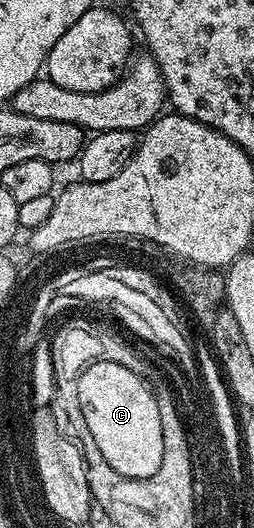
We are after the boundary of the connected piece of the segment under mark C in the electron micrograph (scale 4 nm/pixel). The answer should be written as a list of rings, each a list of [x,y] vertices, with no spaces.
[[[111,361],[90,363],[79,377],[79,406],[83,409],[83,418],[87,420],[87,429],[91,429],[91,437],[95,437],[95,445],[99,445],[99,453],[107,457],[107,465],[111,465],[111,469],[123,473],[123,477],[136,479],[151,477],[155,469],[159,469],[163,461],[163,425],[159,425],[159,405],[153,390],[131,373],[131,369]]]

